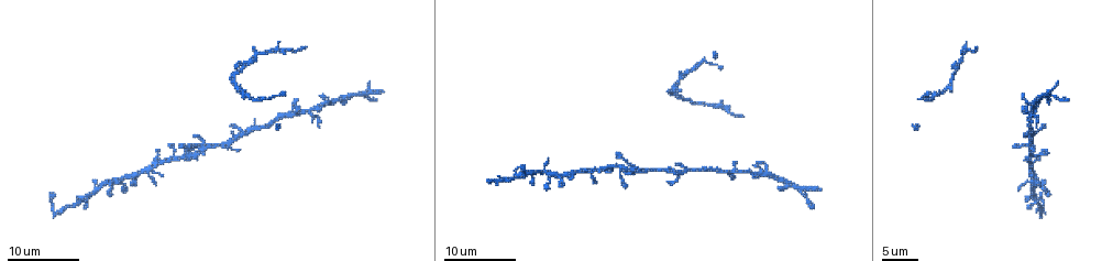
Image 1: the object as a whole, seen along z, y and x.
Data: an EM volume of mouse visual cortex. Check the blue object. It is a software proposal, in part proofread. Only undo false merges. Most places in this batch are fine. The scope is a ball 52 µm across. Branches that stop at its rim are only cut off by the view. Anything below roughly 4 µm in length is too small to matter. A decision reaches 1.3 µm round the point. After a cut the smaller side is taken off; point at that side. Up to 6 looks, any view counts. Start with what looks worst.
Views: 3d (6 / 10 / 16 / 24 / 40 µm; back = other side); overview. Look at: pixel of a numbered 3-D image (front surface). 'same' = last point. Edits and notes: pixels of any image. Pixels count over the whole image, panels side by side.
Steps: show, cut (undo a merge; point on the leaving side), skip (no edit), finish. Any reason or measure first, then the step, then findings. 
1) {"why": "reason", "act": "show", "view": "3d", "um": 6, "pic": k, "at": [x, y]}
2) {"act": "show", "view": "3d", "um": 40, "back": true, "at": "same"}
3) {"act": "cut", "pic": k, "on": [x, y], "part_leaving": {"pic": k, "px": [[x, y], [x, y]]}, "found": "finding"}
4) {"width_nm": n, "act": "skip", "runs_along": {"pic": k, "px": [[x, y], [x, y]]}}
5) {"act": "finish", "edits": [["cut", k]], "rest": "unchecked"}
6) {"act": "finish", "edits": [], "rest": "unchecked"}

{"act": "show", "view": "3d", "um": 16, "pic": 1, "at": [330, 102]}

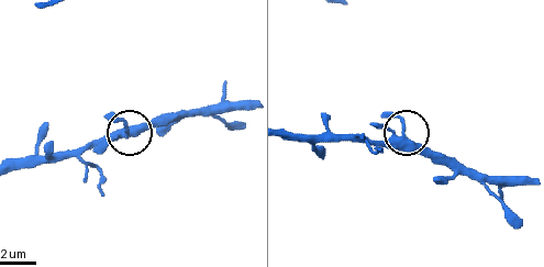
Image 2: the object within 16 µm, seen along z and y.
{"act": "show", "view": "3d", "um": 6, "pic": 2, "at": [403, 138]}

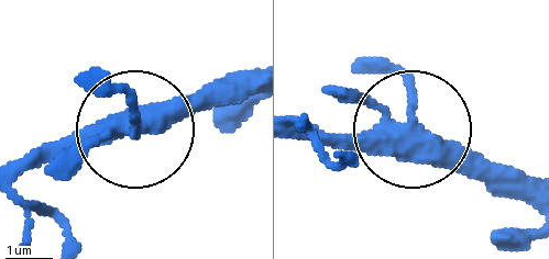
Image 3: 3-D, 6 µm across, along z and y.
{"width_nm": 400, "act": "skip", "runs_along": {"pic": 3, "px": [[23, 175], [165, 131], [209, 91]]}, "found": "continuous, no second neuron"}

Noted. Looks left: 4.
{"why": "four or more arms meet", "act": "show", "view": "3d", "um": 16, "pic": 1, "at": [201, 146]}

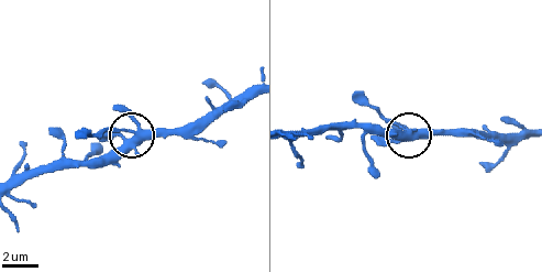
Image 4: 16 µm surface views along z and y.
{"act": "show", "view": "3d", "um": 10, "at": "same"}

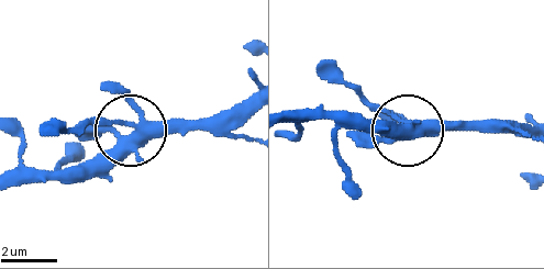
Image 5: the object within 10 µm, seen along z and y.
{"act": "skip", "found": "all the same neuron"}

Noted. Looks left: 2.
{"act": "show", "view": "3d", "um": 16, "pic": 1, "at": [548, 176]}

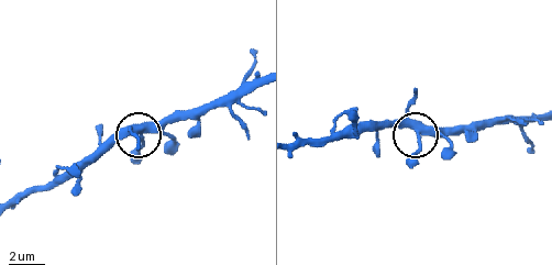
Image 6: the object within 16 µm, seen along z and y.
{"why": "zoom in", "act": "show", "view": "3d", "um": 10, "pic": 6, "at": [418, 132]}

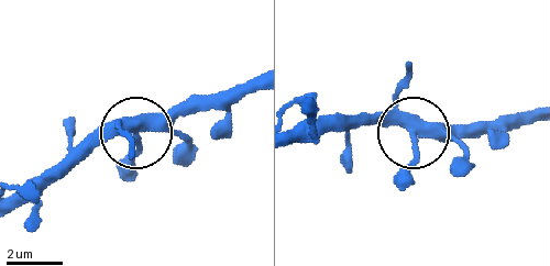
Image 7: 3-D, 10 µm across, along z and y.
{"arms": 4, "act": "skip", "runs_along": {"pic": 7, "px": [[253, 78], [153, 119], [142, 133], [132, 180]]}, "found": "all the same neuron"}

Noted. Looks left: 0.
{"act": "finish", "edits": [], "rest": "unchecked"}

